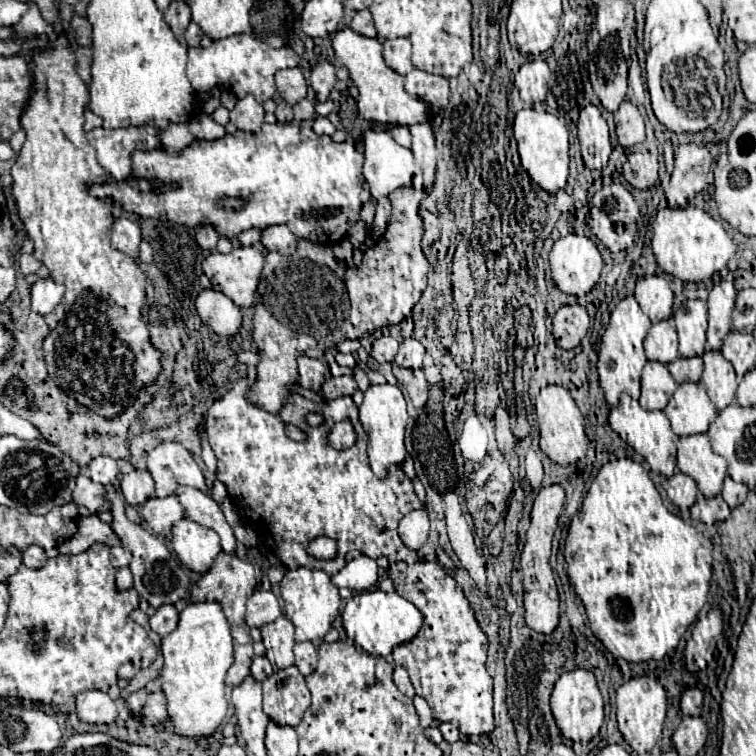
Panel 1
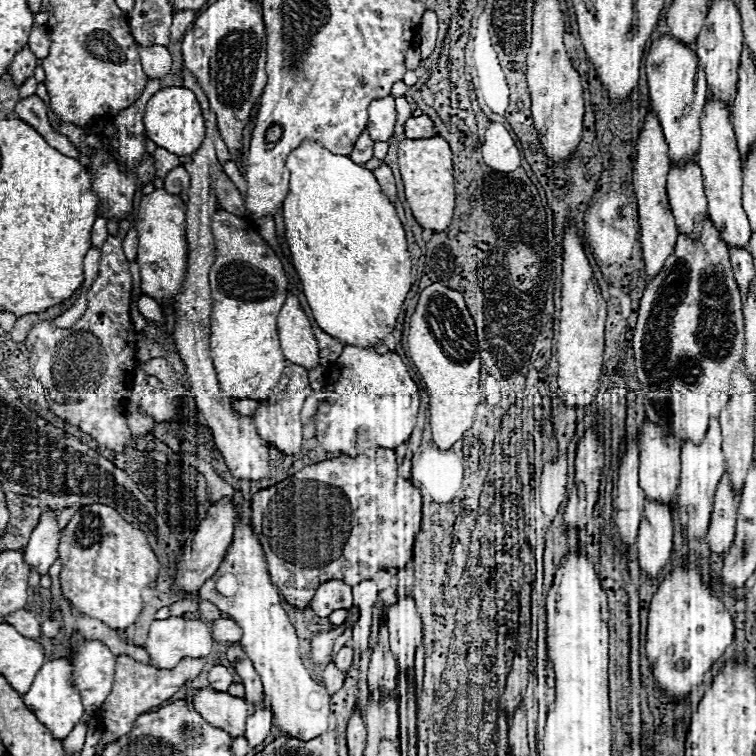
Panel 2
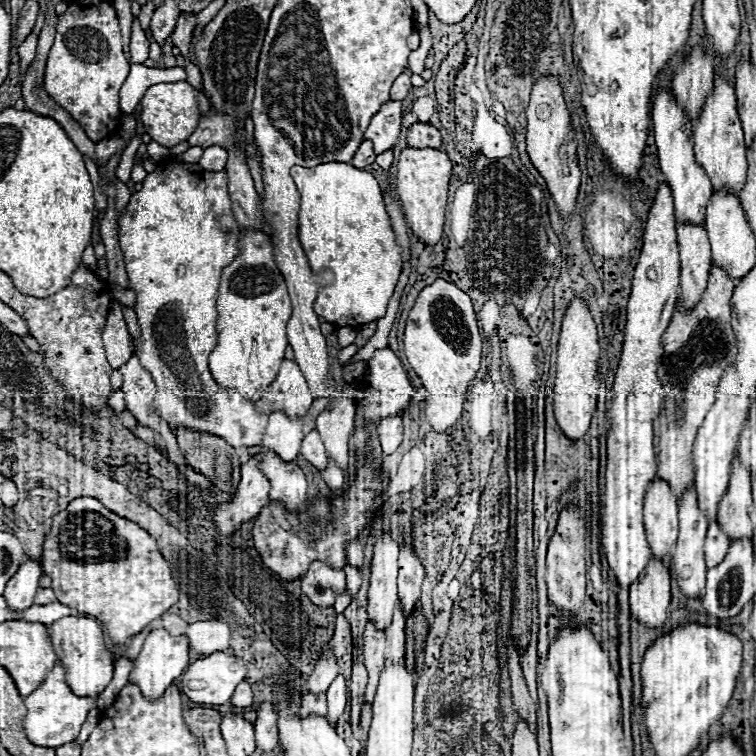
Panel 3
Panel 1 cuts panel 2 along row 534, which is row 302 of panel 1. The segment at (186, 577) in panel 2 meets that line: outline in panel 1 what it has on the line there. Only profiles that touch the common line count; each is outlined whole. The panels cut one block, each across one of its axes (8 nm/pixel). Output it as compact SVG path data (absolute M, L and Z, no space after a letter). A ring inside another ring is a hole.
M202 290L196 296L196 310L202 318L202 322L222 337L232 337L242 324L242 312L240 308L222 292L218 290Z

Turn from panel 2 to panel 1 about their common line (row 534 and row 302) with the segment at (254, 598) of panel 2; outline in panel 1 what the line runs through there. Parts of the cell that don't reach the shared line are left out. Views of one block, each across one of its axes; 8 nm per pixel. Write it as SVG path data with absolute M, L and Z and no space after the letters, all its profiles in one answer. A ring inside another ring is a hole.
M238 246L230 254L212 252L202 262L202 270L210 278L212 288L226 294L236 306L244 308L250 308L256 302L262 266L264 256L252 246Z

